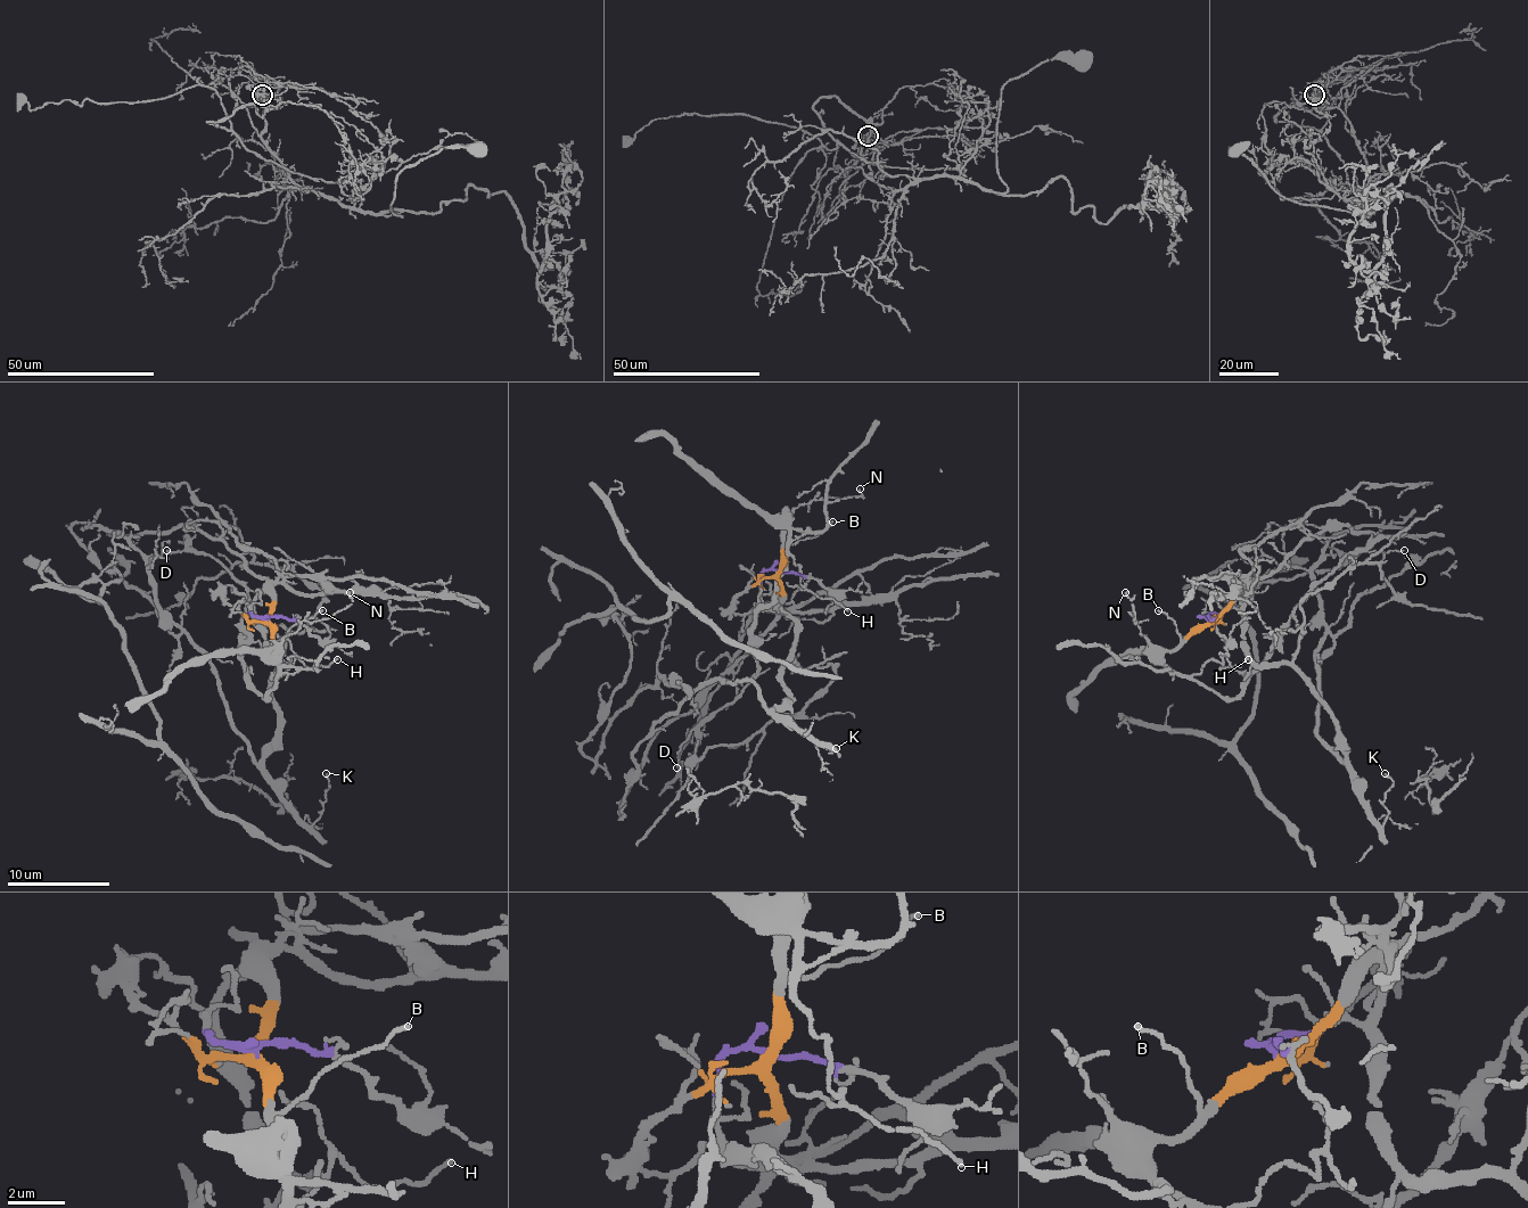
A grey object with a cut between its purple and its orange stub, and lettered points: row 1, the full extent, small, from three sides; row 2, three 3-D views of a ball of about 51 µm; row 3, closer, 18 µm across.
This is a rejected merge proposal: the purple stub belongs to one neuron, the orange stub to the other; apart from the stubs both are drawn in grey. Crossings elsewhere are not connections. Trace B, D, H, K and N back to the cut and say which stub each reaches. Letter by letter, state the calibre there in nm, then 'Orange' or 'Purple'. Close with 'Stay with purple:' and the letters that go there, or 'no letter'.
B: Thickness 140 nm. Orange
D: Thickness 110 nm. Orange
H: Thickness 140 nm. Orange
K: Thickness 130 nm. Purple
N: Thickness 80 nm. Orange
Stay with purple: K

